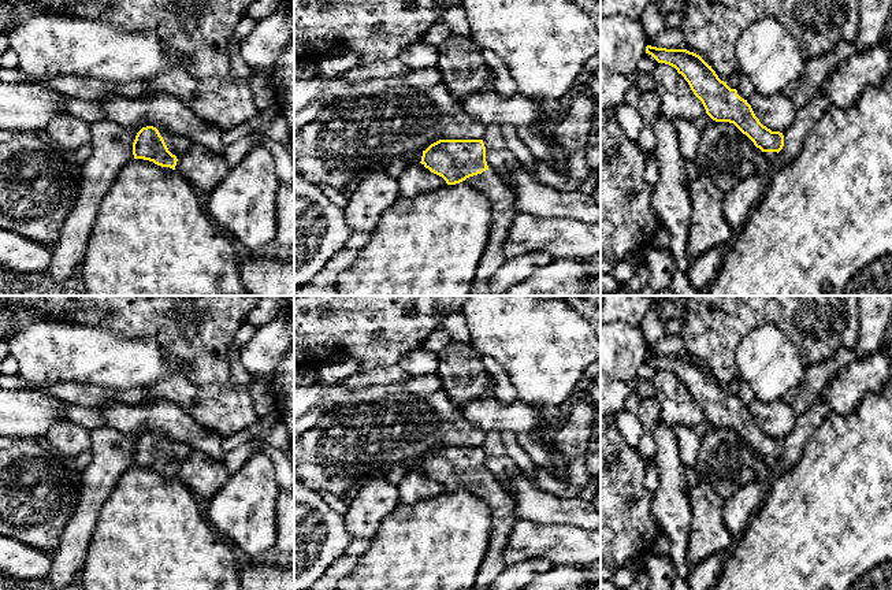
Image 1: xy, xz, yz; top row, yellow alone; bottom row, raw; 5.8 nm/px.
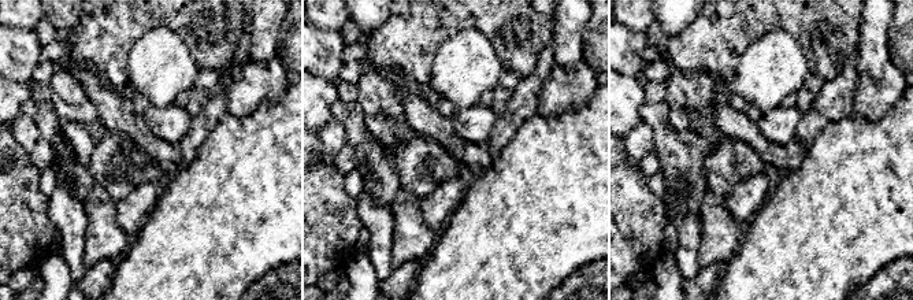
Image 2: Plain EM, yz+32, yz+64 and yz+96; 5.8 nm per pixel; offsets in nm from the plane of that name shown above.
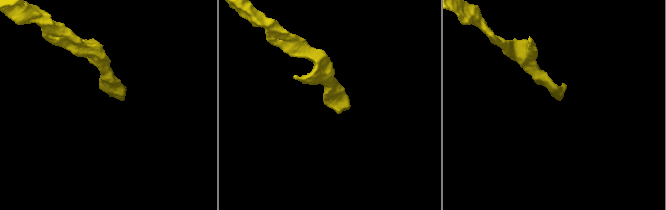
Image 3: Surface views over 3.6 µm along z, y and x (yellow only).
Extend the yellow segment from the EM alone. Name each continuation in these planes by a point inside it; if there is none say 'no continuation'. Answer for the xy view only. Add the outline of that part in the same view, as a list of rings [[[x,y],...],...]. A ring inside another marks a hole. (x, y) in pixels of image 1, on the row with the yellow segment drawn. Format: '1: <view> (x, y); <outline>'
1: xy (178, 145); [[[166,133],[163,140],[168,148],[168,151],[176,156],[179,160],[182,155],[187,153],[193,145],[192,138],[179,136],[175,133]]]

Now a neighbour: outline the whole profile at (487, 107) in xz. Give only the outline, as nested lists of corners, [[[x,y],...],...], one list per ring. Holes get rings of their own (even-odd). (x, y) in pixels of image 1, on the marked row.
[[[491,86],[465,97],[461,103],[465,112],[486,127],[490,125],[532,127],[540,118],[535,100],[520,93],[503,99]]]

